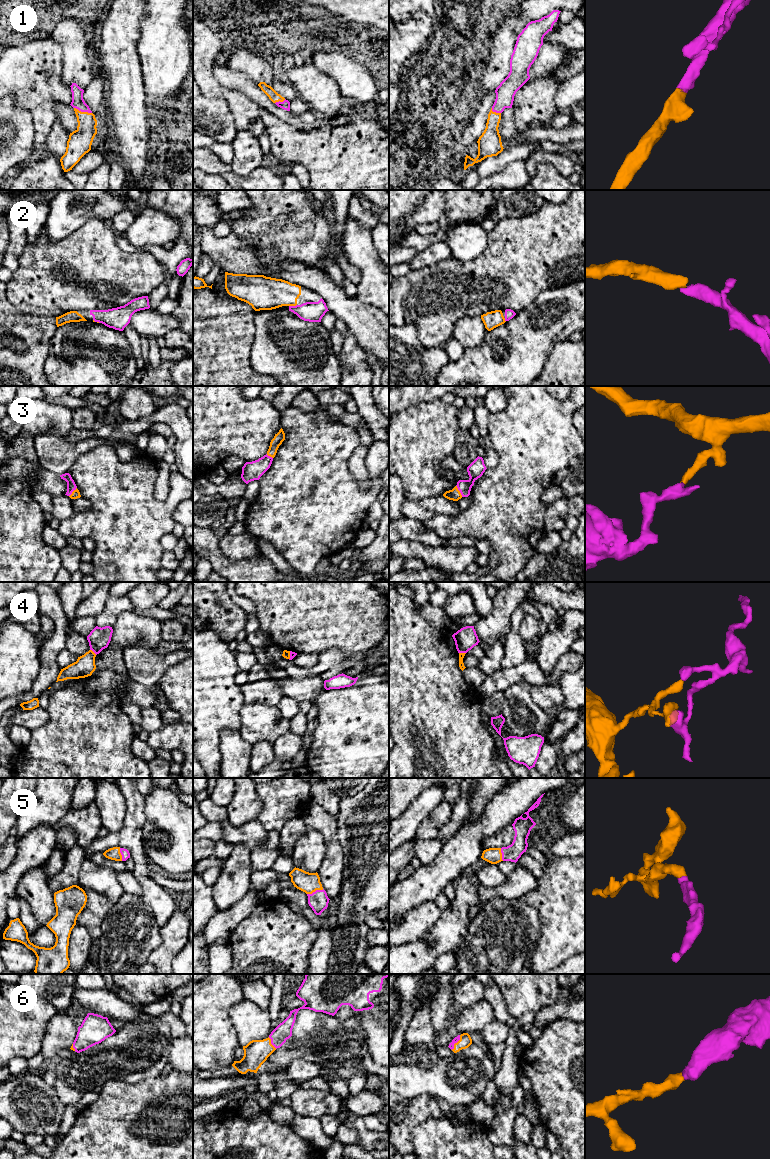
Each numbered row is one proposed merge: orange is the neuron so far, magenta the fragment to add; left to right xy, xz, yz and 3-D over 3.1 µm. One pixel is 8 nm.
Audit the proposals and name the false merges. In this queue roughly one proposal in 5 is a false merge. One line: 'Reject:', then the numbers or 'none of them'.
Reject: 4

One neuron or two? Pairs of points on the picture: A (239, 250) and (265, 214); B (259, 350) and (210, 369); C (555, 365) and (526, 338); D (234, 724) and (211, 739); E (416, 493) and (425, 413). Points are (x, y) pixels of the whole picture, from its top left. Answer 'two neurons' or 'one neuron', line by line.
A: two neurons
B: two neurons
C: two neurons
D: one neuron
E: one neuron

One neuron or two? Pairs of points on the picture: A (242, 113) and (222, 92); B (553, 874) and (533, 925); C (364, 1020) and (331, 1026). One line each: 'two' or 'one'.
A: one
B: two
C: two

